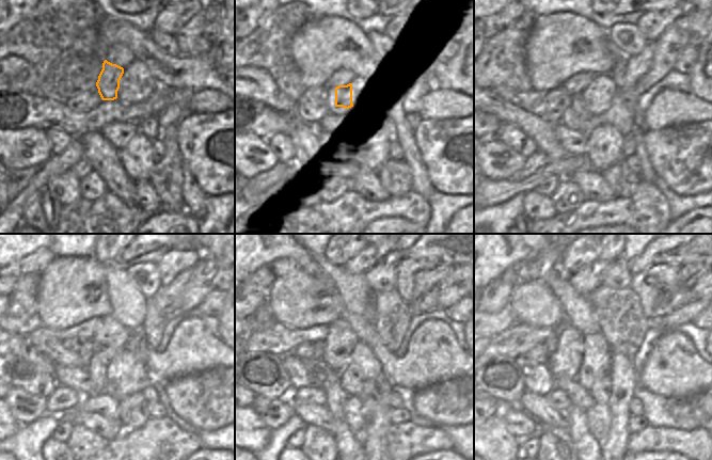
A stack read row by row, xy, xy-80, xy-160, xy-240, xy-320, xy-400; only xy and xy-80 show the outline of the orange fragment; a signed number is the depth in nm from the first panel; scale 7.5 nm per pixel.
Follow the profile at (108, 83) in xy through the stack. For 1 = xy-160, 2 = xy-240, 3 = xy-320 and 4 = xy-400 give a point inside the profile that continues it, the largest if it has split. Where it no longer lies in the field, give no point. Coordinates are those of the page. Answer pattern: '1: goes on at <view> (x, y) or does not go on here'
1: goes on at xy-160 (576, 104)
2: goes on at xy-240 (97, 370)
3: goes on at xy-320 (350, 450)
4: goes on at xy-400 (588, 450)

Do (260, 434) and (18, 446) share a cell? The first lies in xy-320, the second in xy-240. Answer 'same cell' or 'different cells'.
different cells

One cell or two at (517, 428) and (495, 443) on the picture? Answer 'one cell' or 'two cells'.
two cells

